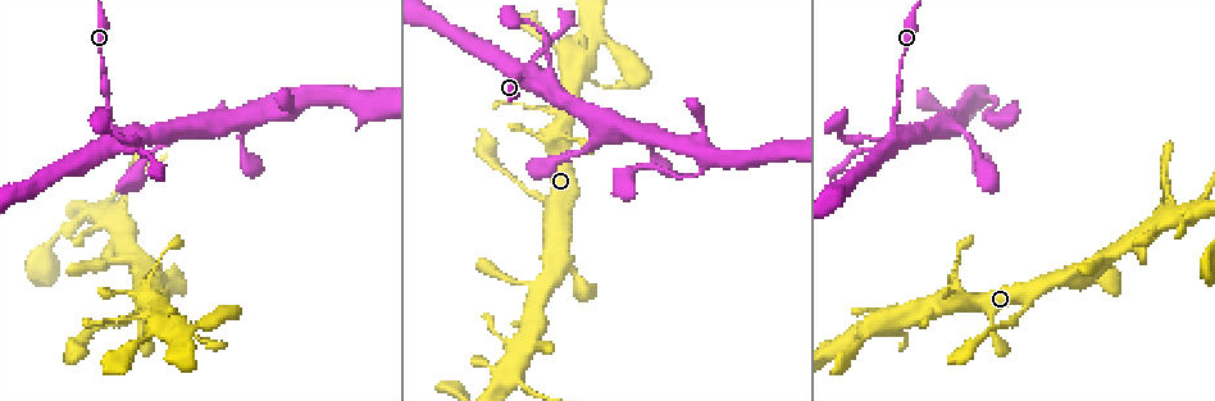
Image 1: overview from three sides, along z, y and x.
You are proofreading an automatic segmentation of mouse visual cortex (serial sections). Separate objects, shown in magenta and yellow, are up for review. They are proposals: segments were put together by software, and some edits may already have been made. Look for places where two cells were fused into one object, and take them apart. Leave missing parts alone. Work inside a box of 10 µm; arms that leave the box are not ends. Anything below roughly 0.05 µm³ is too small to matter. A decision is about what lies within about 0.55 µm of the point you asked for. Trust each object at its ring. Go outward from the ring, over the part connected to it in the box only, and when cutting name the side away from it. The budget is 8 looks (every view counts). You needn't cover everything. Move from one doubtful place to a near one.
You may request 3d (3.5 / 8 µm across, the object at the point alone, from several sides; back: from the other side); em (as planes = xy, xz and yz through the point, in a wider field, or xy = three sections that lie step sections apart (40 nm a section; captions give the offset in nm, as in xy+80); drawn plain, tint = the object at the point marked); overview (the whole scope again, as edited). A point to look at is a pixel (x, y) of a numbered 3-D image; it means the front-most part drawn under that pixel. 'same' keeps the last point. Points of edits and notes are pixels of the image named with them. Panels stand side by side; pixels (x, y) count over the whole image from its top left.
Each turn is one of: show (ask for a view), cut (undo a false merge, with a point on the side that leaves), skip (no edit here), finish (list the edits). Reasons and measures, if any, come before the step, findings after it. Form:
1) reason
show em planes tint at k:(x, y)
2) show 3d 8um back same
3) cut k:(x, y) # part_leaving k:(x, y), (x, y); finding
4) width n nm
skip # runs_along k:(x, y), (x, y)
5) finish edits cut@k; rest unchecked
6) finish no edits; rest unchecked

arms part here
show 3d 8um at 1:(1078, 276)

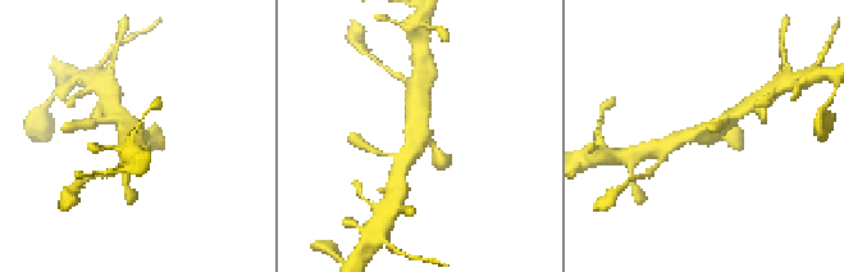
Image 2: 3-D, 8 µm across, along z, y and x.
arms 3; arm_widths 300, 400, 400 nm; need the tissue
show em xy step 1 tint same

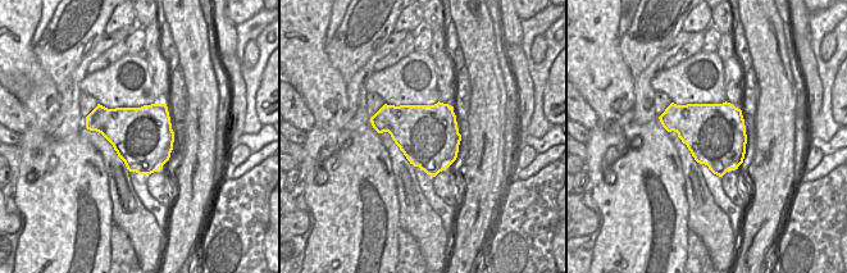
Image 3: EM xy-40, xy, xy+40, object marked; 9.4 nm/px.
skip # runs_along 2:(675, 141), (739, 114); one cell here

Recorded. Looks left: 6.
three-way junction
show 3d 3.5um at 1:(877, 324)

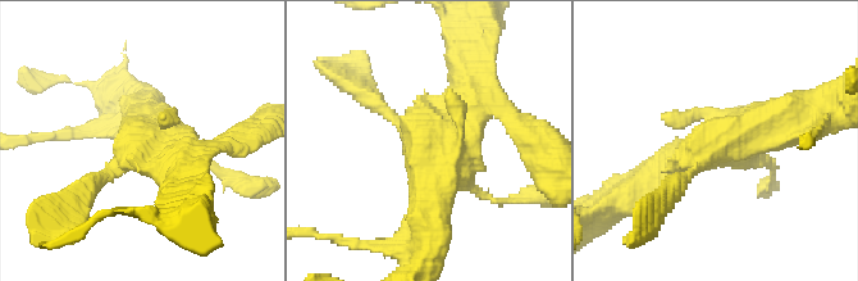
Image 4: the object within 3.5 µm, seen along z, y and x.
shape alone is not enough
show em xy step 2 tint at 4:(138, 138)

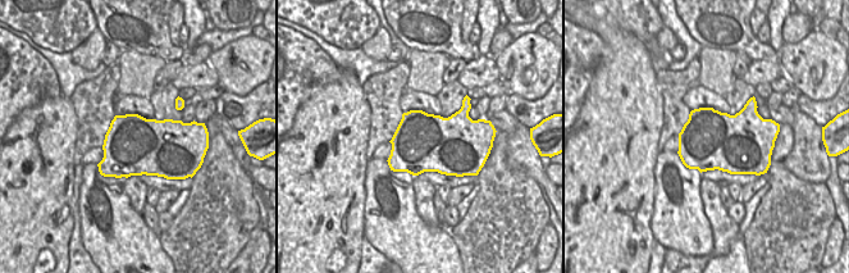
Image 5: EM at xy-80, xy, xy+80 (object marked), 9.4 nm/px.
skip # all the same cell

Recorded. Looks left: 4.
small branch off a trunk
show 3d 3.5um at 1:(896, 142)

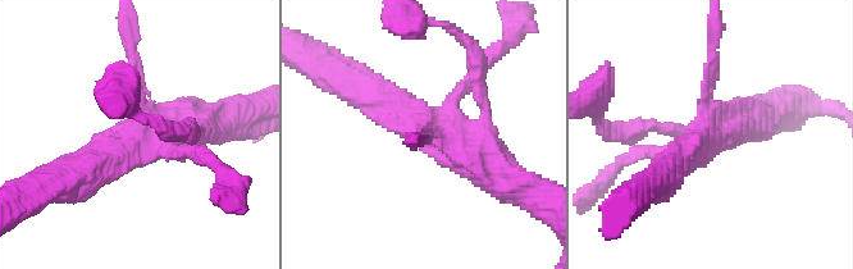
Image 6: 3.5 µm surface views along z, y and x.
need the tissue
show em xy step 3 tint at 6:(705, 132)

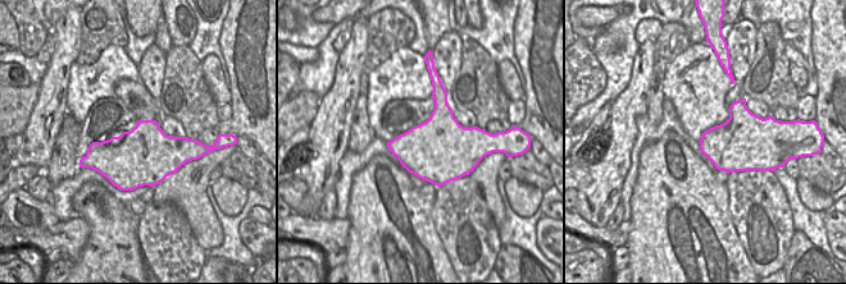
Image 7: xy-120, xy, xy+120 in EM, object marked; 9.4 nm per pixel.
skip # runs_along 6:(132, 48), (147, 138), (210, 122); continuous, no second cell

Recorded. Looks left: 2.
finish no edits; rest unchecked

